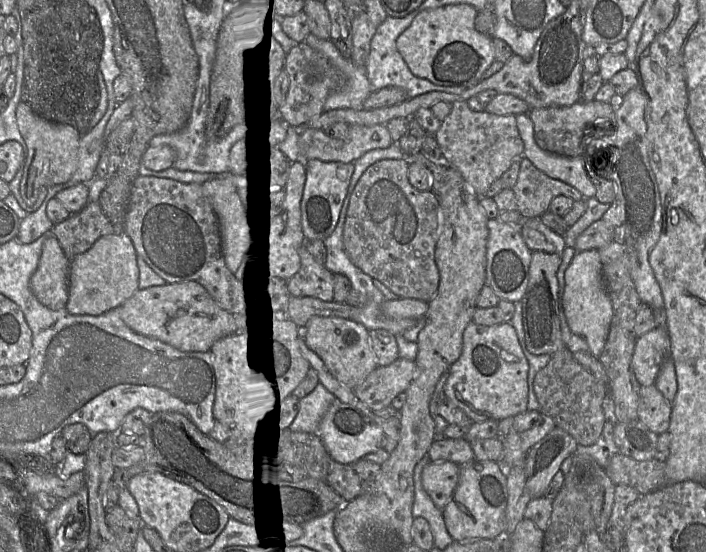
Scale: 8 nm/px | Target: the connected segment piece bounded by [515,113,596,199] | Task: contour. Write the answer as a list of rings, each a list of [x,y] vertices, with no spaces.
[[[528,113],[518,114],[515,117],[524,145],[523,157],[529,159],[547,176],[576,188],[585,199],[595,197],[595,186],[585,171],[583,157],[566,157],[541,149],[535,141],[534,126]]]

